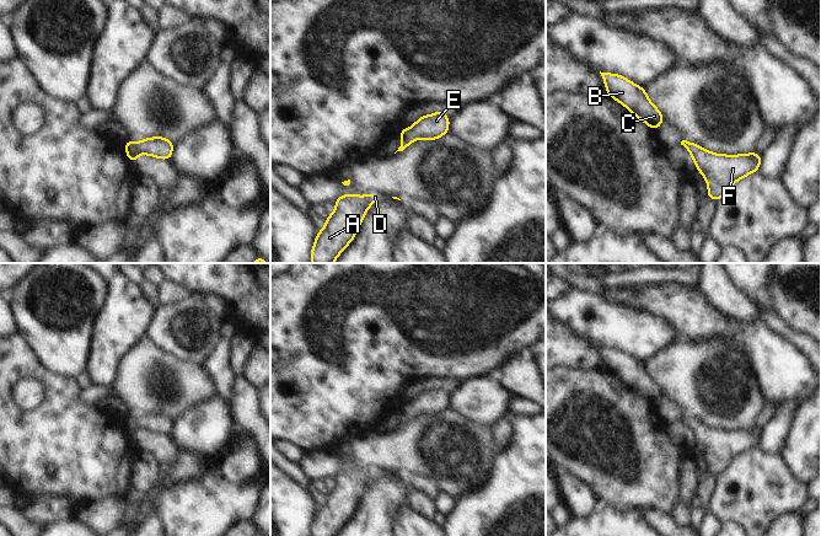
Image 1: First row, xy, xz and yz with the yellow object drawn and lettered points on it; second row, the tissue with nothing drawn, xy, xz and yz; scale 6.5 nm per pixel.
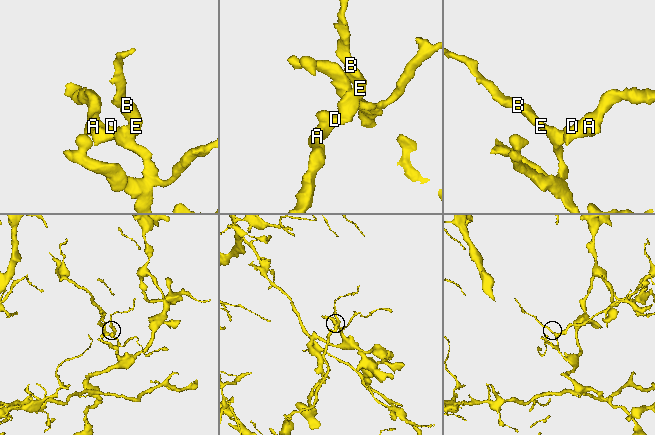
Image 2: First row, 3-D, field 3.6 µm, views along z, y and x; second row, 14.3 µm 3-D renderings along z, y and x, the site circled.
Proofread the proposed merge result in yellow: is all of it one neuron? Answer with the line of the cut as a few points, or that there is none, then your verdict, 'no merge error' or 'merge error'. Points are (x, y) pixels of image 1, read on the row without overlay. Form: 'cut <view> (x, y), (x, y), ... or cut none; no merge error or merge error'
cut none; no merge error

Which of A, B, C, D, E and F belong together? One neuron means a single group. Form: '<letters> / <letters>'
A B C D E F

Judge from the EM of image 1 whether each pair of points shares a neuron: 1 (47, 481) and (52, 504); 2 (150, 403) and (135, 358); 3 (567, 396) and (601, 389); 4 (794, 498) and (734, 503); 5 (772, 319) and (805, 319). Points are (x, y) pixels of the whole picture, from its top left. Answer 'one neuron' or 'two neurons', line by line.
1: two neurons
2: one neuron
3: one neuron
4: one neuron
5: two neurons

